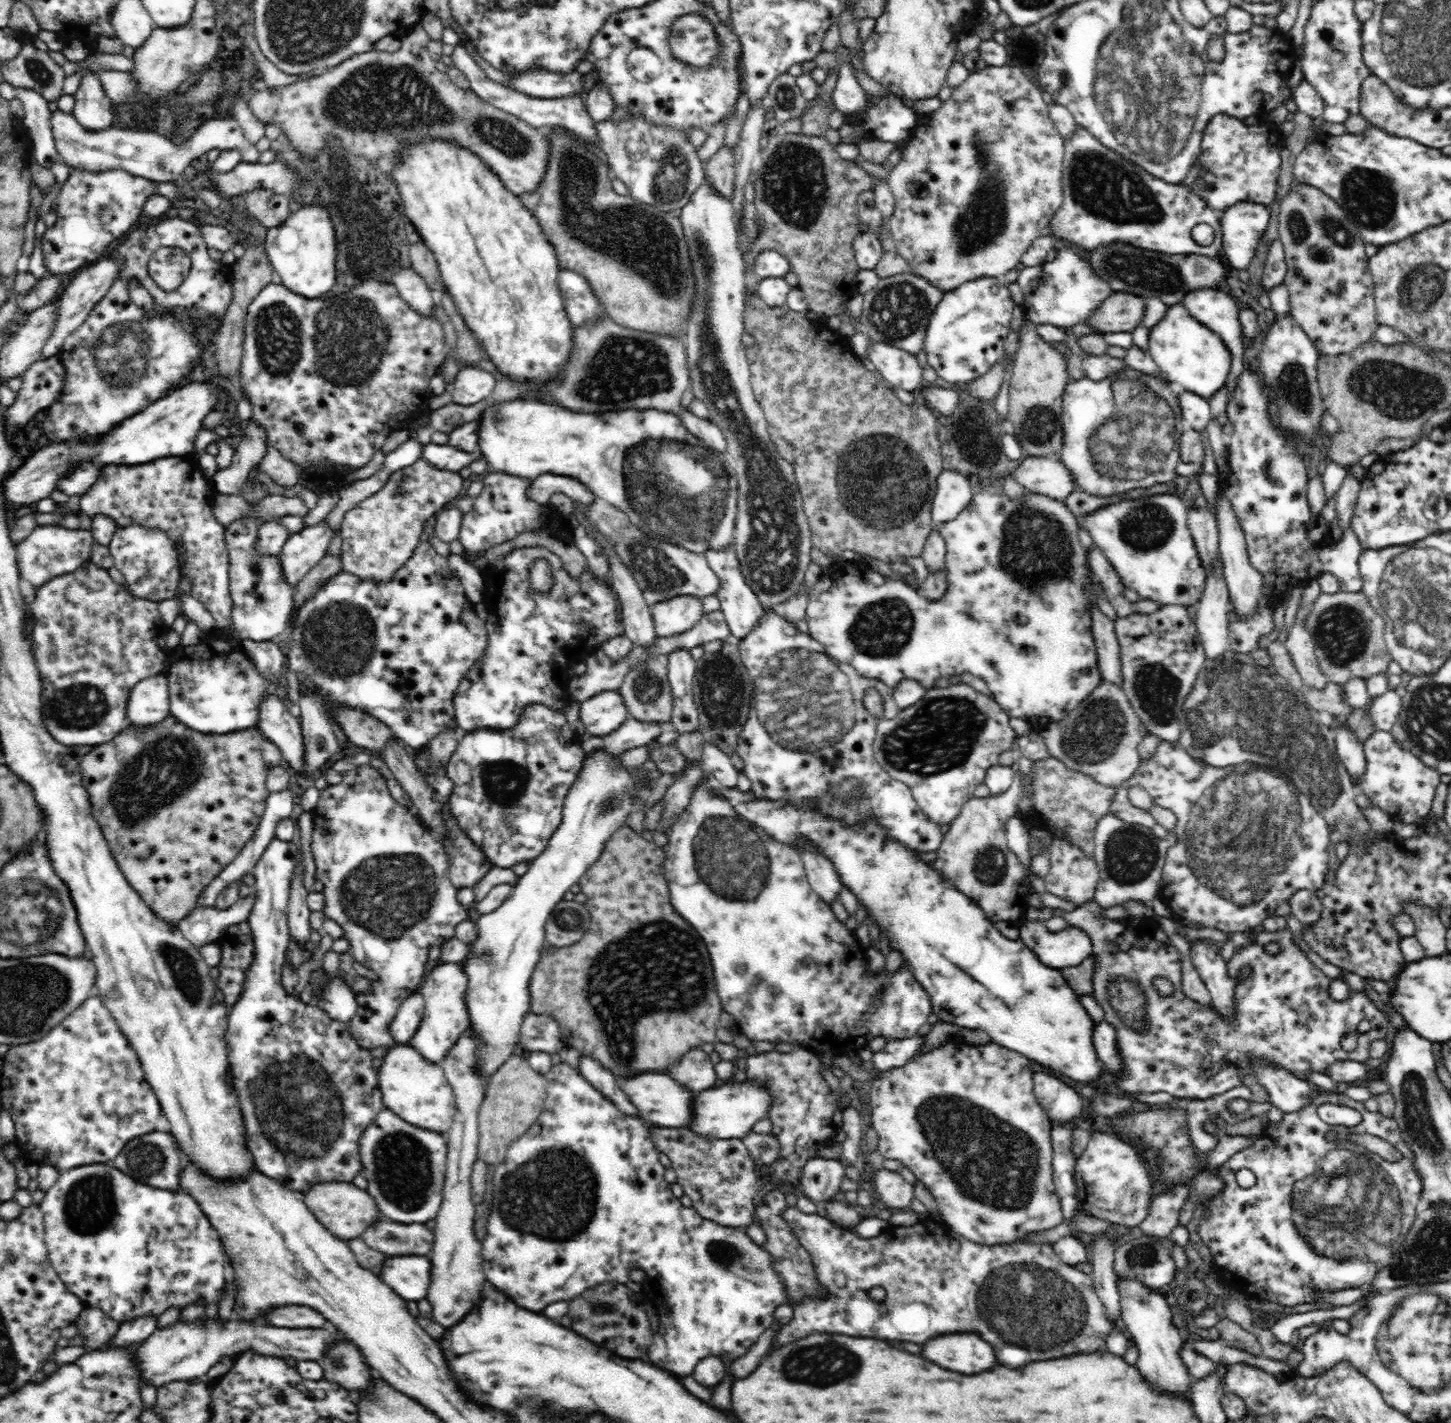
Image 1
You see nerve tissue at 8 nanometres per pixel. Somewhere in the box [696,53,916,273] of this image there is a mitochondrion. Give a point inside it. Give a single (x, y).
(794, 184)

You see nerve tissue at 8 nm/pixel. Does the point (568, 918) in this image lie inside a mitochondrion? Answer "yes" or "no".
yes

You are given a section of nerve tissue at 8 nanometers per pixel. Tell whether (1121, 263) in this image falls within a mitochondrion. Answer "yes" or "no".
yes

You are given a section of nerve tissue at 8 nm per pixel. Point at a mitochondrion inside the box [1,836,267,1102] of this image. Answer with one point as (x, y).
(183, 968)

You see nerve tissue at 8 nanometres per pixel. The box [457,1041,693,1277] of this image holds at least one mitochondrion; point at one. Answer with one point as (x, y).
(554, 1193)

